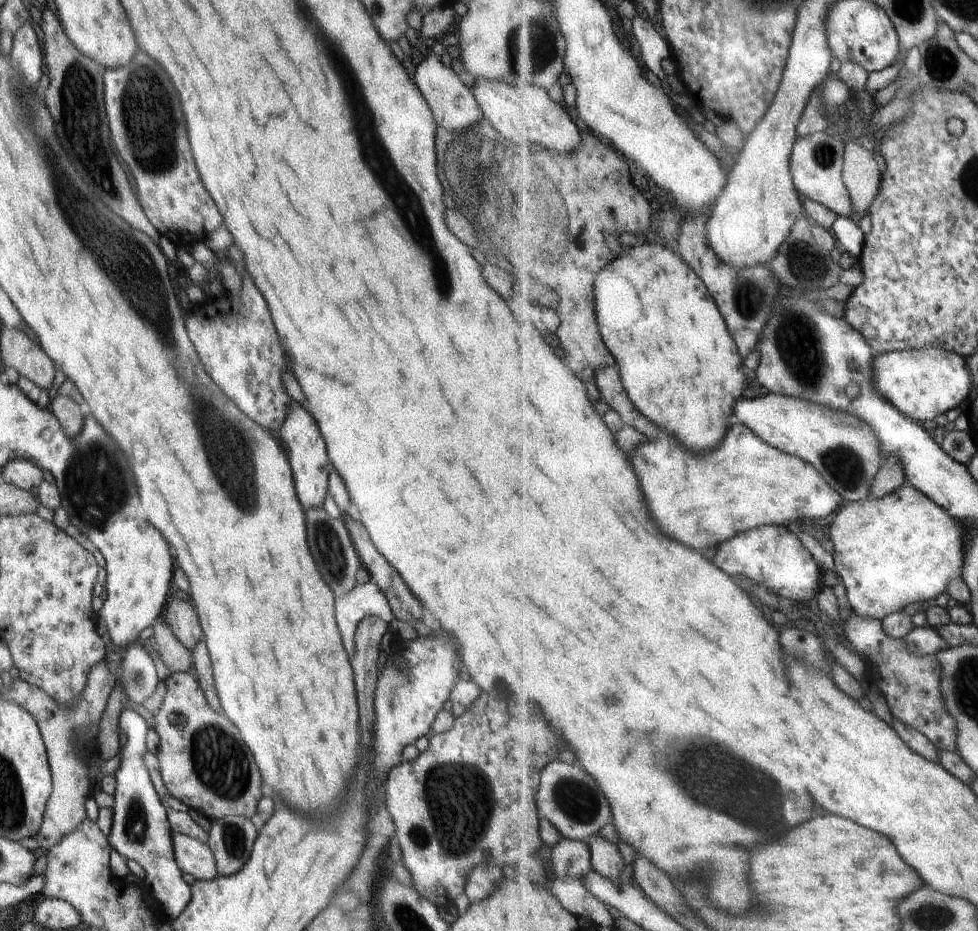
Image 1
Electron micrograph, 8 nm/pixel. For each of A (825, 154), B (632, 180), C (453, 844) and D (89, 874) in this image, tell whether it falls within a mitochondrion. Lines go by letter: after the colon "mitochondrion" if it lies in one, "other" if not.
A: mitochondrion
B: other
C: mitochondrion
D: other

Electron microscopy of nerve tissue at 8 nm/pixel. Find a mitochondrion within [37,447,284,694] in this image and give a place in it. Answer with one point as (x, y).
(137, 676)

